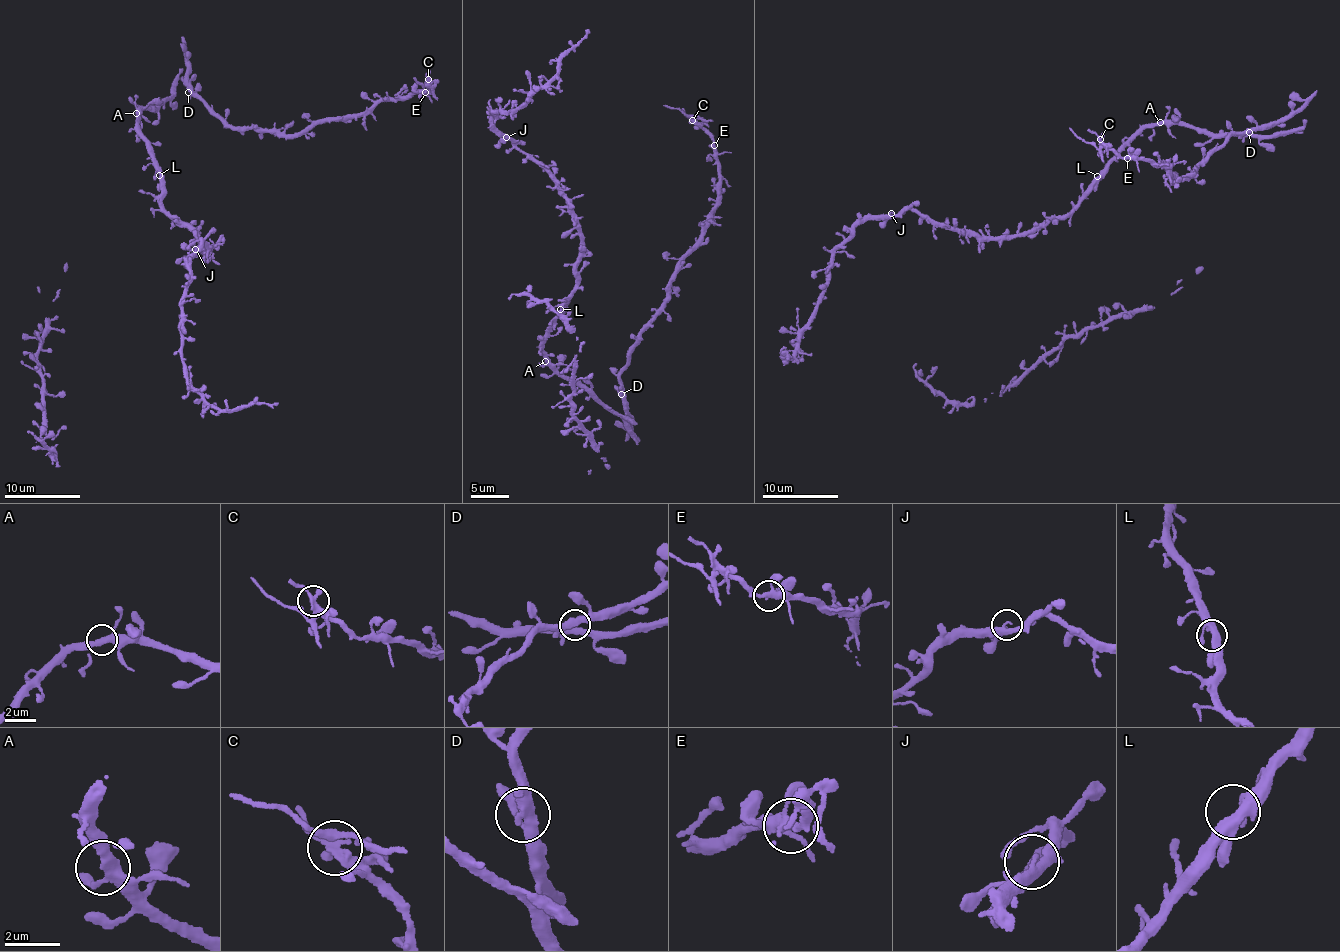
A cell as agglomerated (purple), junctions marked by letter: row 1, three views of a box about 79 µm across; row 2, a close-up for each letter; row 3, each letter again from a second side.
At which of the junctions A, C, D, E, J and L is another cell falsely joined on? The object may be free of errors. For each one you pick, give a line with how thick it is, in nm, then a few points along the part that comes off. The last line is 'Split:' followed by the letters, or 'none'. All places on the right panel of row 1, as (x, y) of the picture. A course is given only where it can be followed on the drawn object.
C: Thickness 300 nm. Course of the part to remove: (1099, 140), (1096, 146), (1086, 142), (1069, 127)
Split: C

